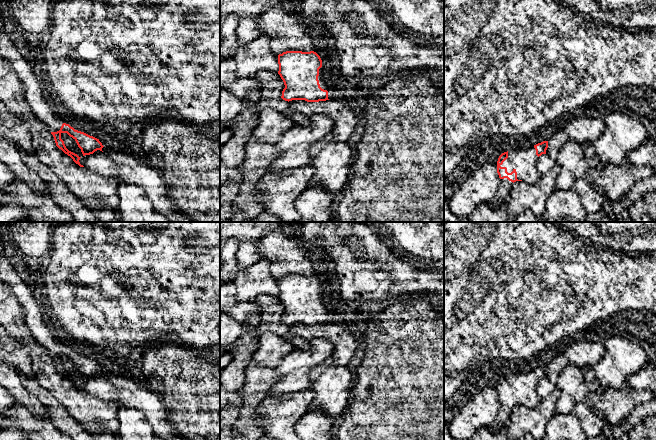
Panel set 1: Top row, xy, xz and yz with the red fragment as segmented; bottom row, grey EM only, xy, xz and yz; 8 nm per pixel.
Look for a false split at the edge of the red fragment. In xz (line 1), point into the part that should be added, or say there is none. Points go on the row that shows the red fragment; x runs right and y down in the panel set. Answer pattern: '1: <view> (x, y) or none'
1: none

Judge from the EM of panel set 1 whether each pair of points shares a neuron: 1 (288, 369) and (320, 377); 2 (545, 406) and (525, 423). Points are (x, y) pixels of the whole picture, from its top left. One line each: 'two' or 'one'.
1: two
2: one

